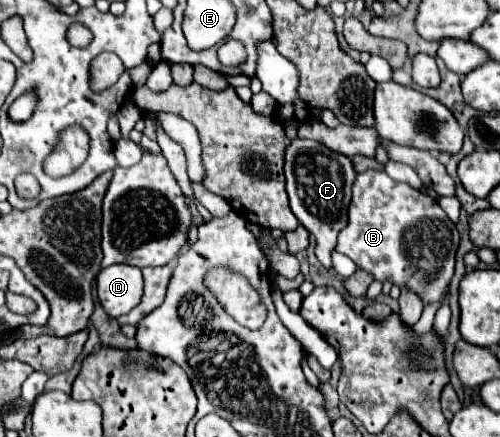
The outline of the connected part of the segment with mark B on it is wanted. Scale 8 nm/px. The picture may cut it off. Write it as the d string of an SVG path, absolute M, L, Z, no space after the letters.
M368 170L358 174L352 186L352 202L348 208L348 226L340 230L336 250L348 256L360 270L374 276L380 282L392 282L396 286L406 286L422 298L422 304L440 302L446 294L450 278L454 274L454 256L458 250L458 228L438 206L436 198L392 180L384 170Z

